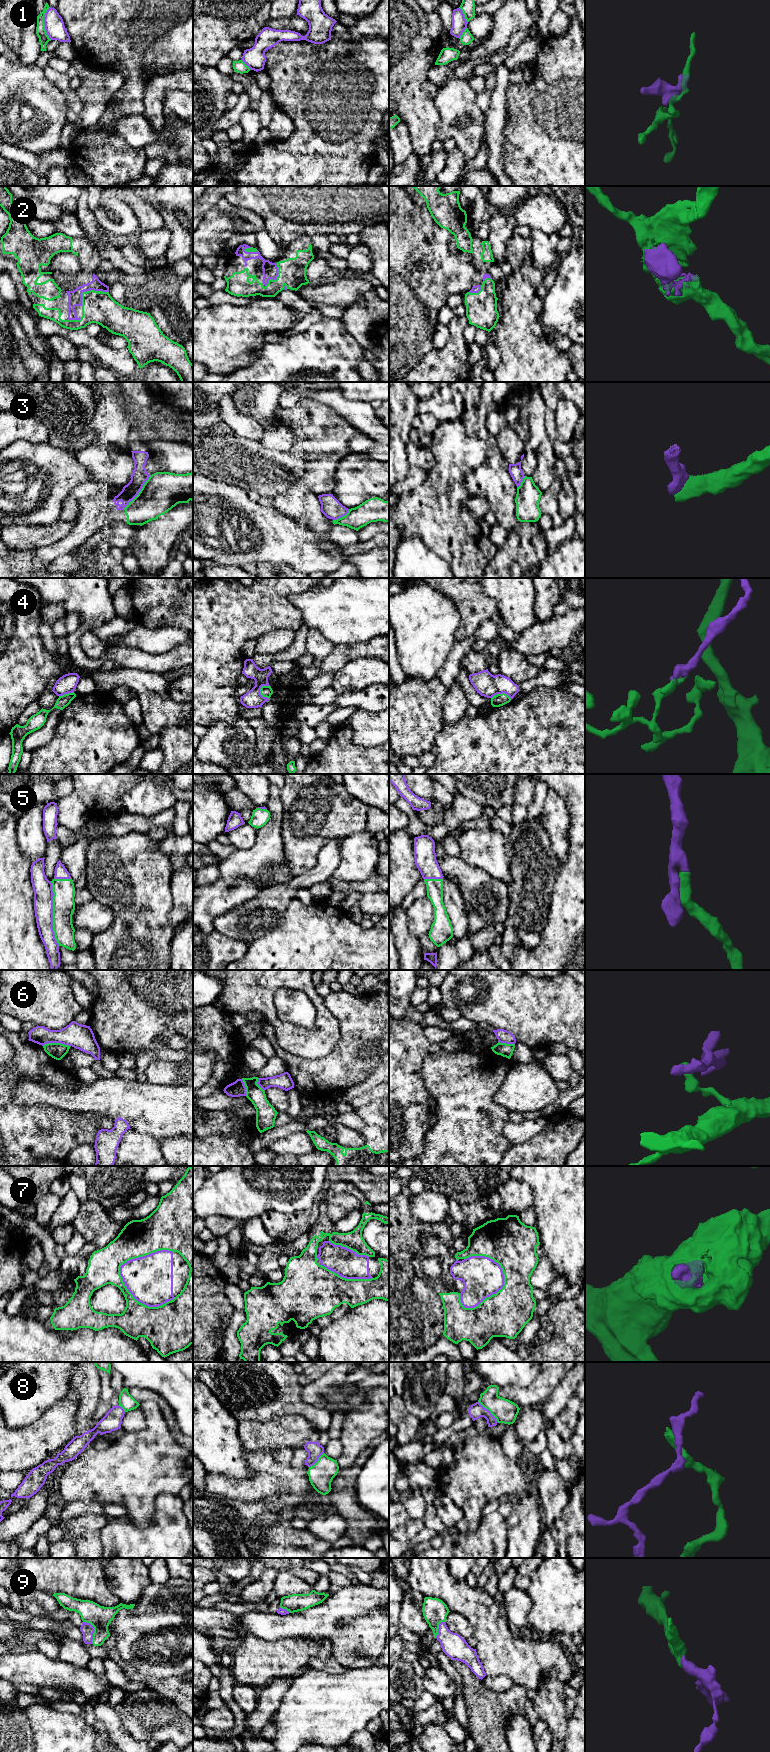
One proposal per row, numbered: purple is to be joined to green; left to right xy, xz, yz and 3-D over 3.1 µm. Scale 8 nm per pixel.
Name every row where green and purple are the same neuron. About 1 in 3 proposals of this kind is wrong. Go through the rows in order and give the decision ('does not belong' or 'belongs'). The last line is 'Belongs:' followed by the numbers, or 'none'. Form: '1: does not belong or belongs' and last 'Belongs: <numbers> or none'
1: does not belong
2: belongs
3: does not belong
4: does not belong
5: belongs
6: does not belong
7: does not belong
8: does not belong
9: belongs
Belongs: 2, 5, 9

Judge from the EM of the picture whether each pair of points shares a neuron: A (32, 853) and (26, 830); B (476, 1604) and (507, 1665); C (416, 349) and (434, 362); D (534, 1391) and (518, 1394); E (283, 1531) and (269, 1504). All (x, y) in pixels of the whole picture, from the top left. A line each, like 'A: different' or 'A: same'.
A: same
B: same
C: different
D: same
E: different

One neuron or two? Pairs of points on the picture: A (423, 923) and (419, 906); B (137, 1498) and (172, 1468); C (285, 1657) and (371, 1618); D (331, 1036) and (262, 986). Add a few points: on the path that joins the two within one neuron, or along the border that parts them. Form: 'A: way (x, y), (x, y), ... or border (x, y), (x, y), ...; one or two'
A: way (420, 919), (420, 910); one
B: way (146, 1489), (163, 1472); one
C: border (295, 1637), (328, 1641), (331, 1645), (332, 1658); two
D: way (308, 1036), (289, 1036), (270, 1017), (267, 1009); one

